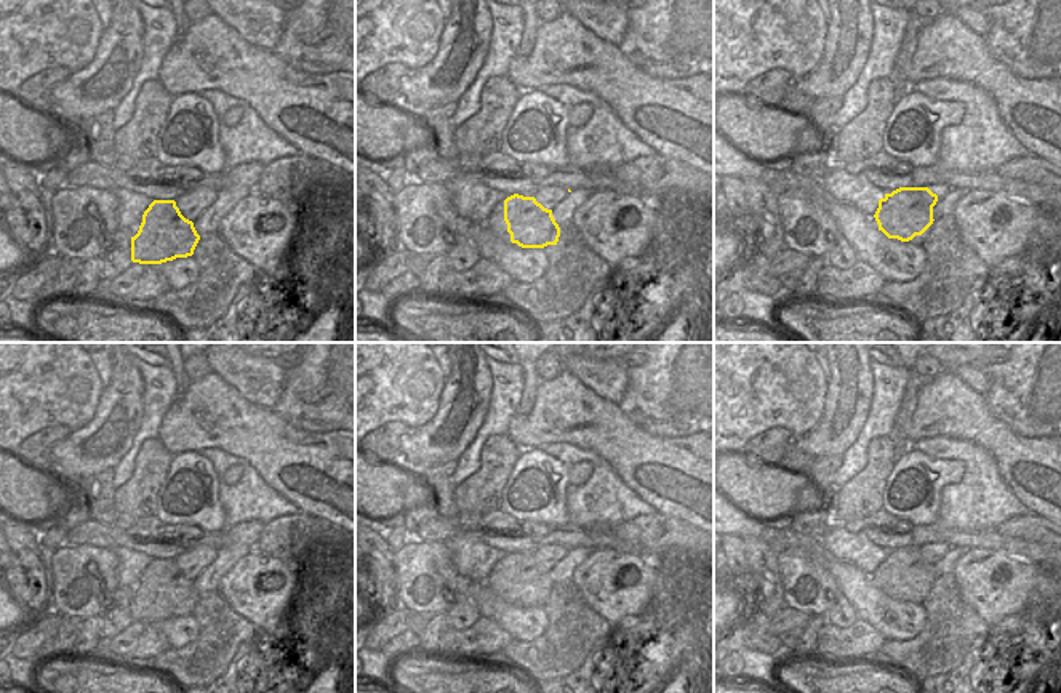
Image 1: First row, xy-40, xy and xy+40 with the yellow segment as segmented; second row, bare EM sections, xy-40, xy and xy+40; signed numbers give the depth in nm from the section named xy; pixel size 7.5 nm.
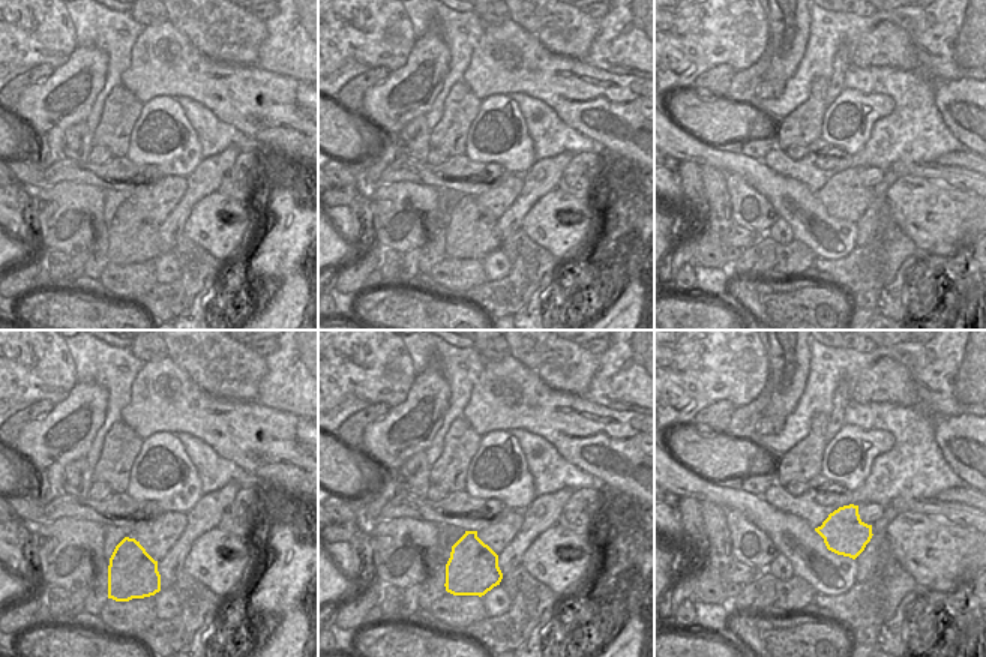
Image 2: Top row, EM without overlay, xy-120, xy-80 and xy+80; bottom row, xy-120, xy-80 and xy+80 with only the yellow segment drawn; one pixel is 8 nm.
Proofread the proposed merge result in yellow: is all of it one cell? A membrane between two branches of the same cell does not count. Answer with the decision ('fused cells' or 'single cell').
single cell

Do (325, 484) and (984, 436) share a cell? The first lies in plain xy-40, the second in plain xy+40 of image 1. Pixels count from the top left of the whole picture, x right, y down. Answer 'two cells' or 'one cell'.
one cell

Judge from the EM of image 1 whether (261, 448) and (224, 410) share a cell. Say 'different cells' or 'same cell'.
same cell

